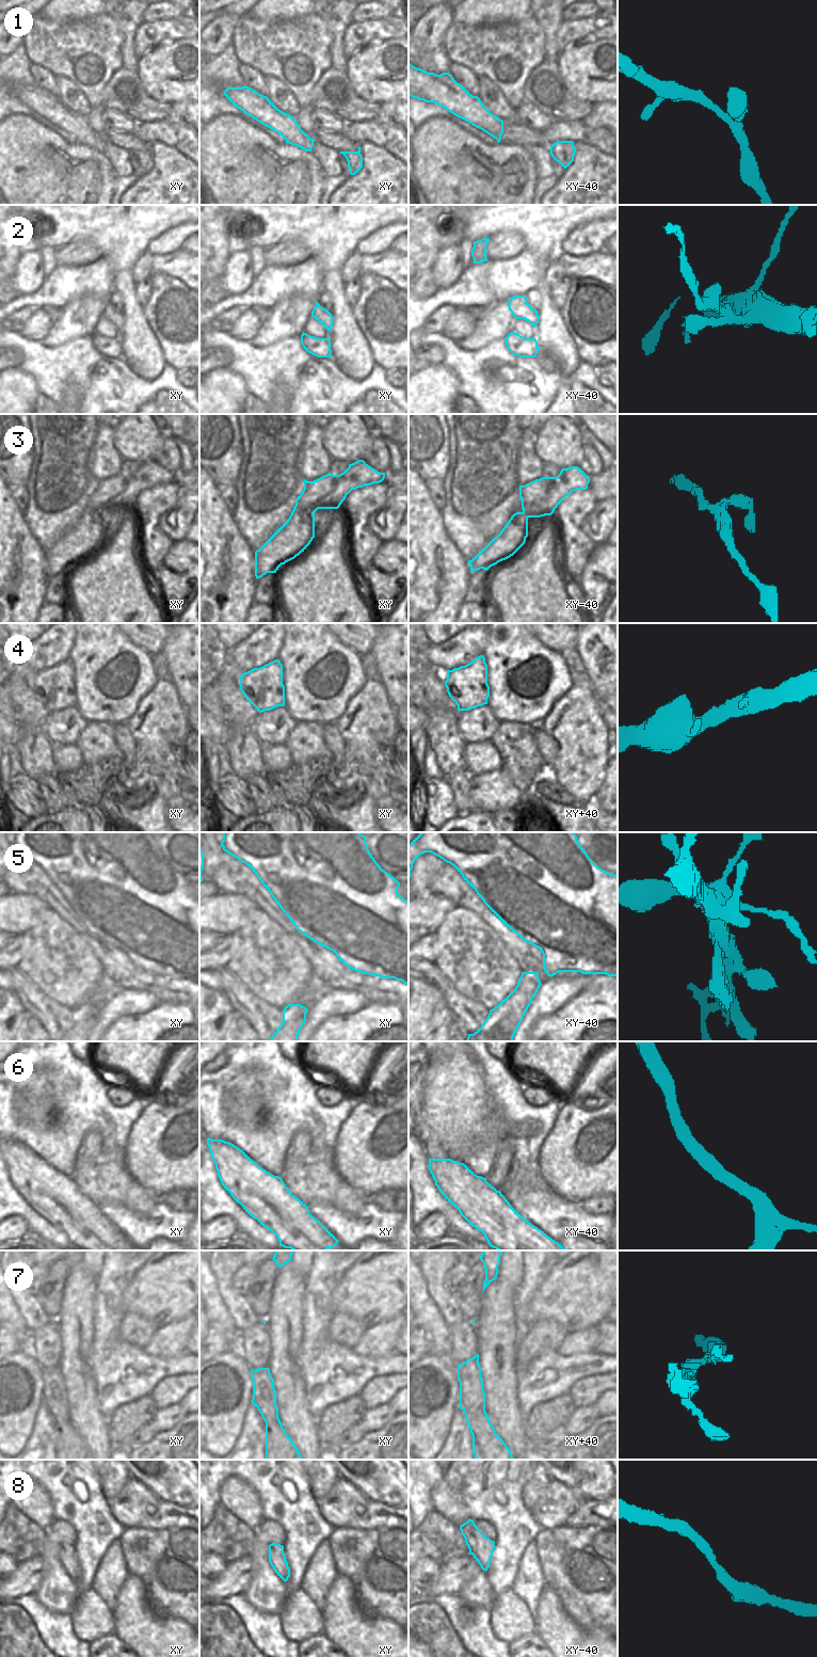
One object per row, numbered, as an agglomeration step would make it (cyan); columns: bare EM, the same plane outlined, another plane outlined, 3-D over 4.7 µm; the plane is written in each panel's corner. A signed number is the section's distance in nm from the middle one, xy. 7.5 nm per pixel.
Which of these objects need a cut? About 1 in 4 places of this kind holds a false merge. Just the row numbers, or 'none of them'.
7

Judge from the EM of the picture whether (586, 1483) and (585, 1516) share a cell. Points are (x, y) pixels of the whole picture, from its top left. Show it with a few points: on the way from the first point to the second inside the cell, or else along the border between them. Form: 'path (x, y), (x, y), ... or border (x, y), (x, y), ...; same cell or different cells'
border (606, 1497), (585, 1499); different cells

